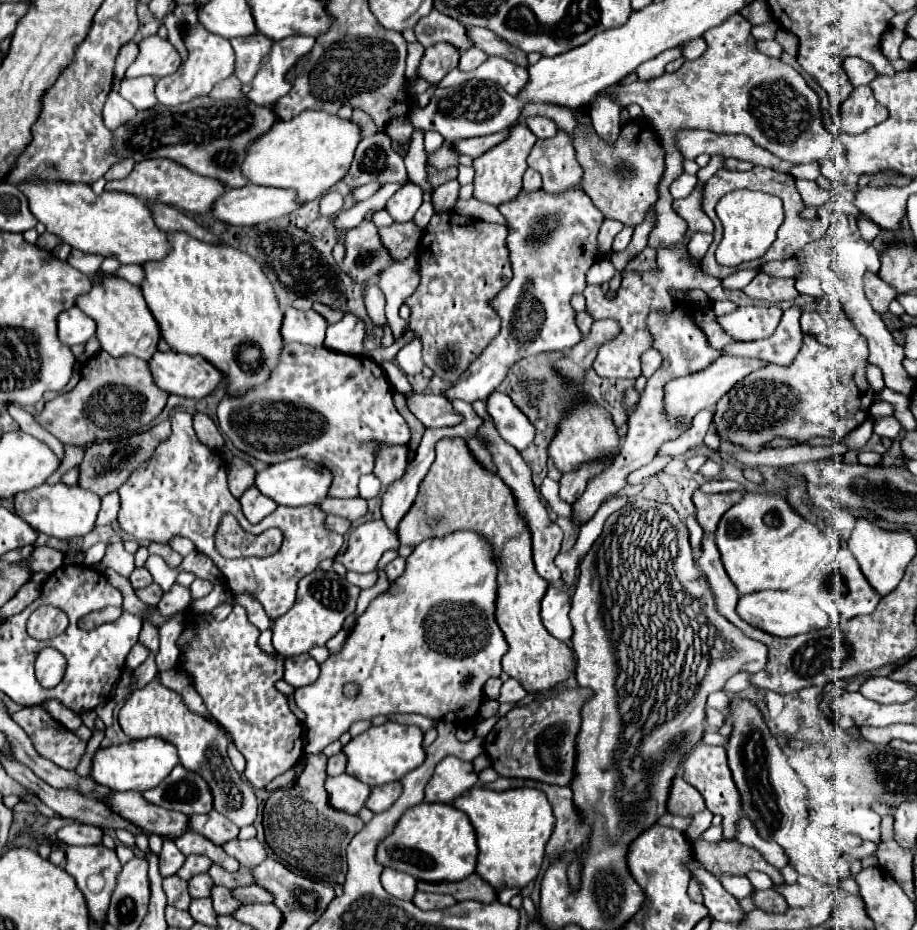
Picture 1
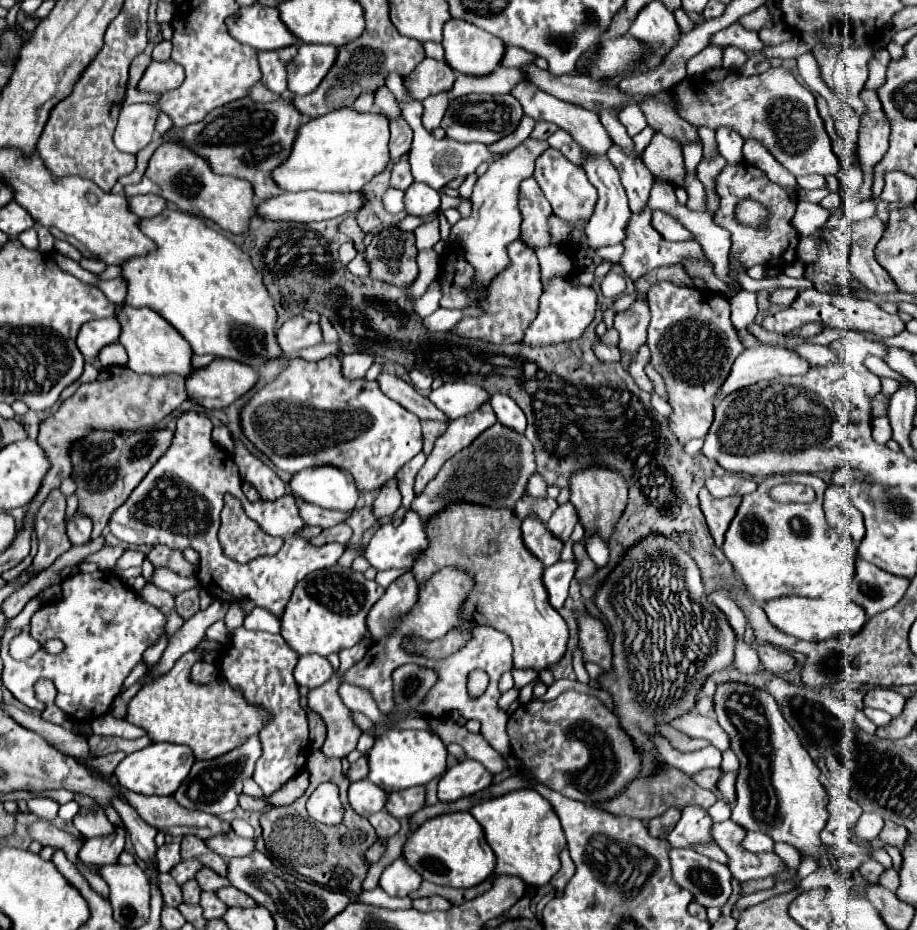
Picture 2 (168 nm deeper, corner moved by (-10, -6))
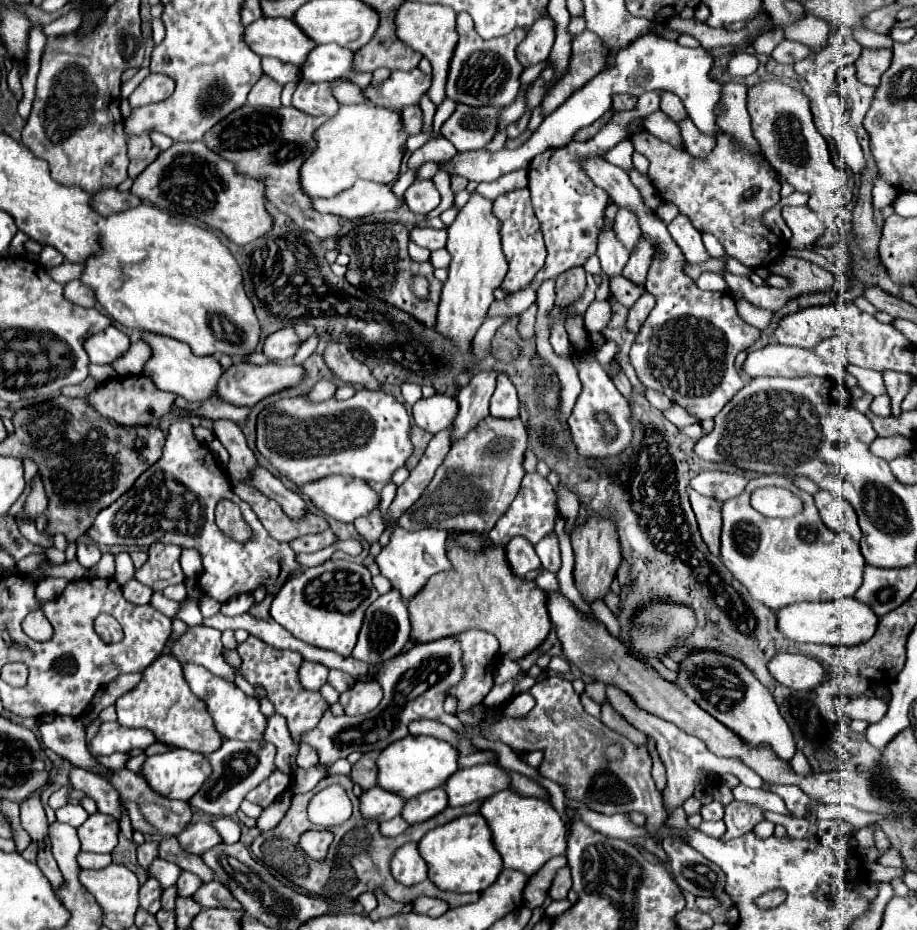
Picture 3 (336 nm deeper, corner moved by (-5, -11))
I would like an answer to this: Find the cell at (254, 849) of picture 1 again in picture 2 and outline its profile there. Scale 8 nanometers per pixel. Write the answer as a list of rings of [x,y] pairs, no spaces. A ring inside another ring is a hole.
[[[225,832],[223,836],[213,836],[213,838],[205,840],[205,844],[207,844],[207,848],[211,848],[219,856],[223,856],[225,860],[235,858],[235,856],[247,856],[251,850],[255,850],[253,840],[241,838],[235,832]]]

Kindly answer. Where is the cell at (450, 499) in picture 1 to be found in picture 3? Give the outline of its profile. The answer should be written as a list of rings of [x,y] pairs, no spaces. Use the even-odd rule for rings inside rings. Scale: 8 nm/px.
[[[452,533],[448,535],[446,551],[452,569],[430,577],[424,589],[408,601],[412,639],[418,643],[428,643],[452,633],[482,629],[498,637],[502,657],[512,661],[526,657],[546,641],[552,629],[546,609],[548,597],[534,581],[514,575],[504,547],[494,547],[488,543],[480,551],[468,551],[456,543],[456,535]]]

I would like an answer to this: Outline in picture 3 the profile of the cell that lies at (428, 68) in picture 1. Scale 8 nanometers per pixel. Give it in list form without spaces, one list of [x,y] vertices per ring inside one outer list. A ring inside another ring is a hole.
[[[416,67],[412,71],[392,71],[392,75],[382,85],[368,85],[364,89],[364,95],[374,105],[398,111],[410,105],[418,105],[422,95],[428,93],[430,85],[432,75],[426,75]]]

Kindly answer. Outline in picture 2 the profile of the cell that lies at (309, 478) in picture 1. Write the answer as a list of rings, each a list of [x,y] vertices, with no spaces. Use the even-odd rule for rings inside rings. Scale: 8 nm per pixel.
[[[317,466],[297,472],[287,490],[311,504],[341,512],[351,512],[359,500],[353,476],[333,466]]]

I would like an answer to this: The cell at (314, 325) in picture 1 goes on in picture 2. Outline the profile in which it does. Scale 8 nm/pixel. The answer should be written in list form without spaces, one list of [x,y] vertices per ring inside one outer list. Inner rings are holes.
[[[293,316],[277,330],[277,342],[285,354],[295,356],[299,350],[321,342],[321,328],[301,316]]]

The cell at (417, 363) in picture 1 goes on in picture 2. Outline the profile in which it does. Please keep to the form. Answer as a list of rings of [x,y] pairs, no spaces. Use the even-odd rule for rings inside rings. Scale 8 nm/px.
[[[413,370],[409,376],[411,376],[411,382],[413,382],[413,386],[415,386],[417,390],[429,390],[429,388],[431,388],[433,378],[429,378],[429,376],[421,374],[419,370]]]

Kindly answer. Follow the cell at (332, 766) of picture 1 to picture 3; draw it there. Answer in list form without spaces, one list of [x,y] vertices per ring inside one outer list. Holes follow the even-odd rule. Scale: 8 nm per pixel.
[[[372,751],[372,753],[364,753],[360,757],[358,763],[352,765],[352,773],[350,777],[354,779],[354,783],[358,783],[362,789],[370,789],[376,785],[376,757],[380,755],[380,751]]]

